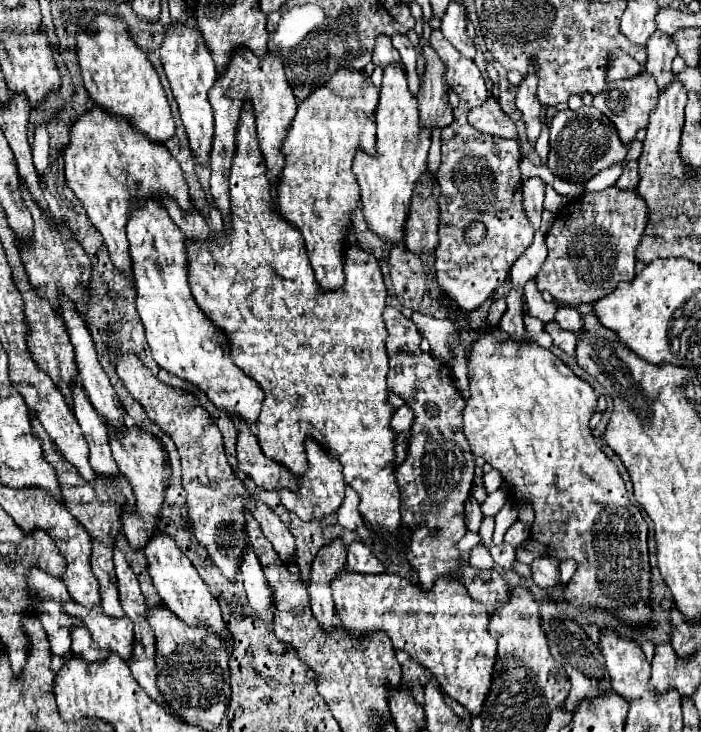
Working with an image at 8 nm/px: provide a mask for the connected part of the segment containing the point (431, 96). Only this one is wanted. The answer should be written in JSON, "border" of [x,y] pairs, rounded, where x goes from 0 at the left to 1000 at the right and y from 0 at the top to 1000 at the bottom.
{"border":[[[598,51],[598,61],[606,78],[606,100],[601,102],[601,119],[595,127],[598,160],[603,171],[632,176],[646,165],[646,149],[638,138],[635,86],[623,78],[623,70],[615,67],[603,51]]]}

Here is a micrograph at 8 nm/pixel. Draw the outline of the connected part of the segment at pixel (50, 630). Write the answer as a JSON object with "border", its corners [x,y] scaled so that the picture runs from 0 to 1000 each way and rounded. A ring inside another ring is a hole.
{"border":[[[41,777],[41,810],[47,810],[47,829],[56,835],[56,846],[67,862],[73,892],[90,895],[101,884],[101,857],[116,848],[93,840],[87,821],[101,821],[90,794],[58,783],[58,777]]]}

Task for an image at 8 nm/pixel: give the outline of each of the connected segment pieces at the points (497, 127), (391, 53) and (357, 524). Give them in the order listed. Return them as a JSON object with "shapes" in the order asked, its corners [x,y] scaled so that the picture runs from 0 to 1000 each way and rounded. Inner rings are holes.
{"shapes":[[[[698,133],[686,146],[672,149],[669,152],[669,168],[683,182],[738,190],[738,173],[726,163],[726,157],[715,149],[715,141],[709,133]]],[[[538,51],[535,56],[535,67],[532,67],[532,86],[552,92],[555,86],[566,86],[572,83],[566,67],[558,59],[558,51]]],[[[492,665],[492,684],[486,687],[486,695],[481,698],[481,712],[486,720],[506,725],[515,739],[521,739],[529,731],[529,723],[524,720],[521,709],[512,701],[512,679],[506,668]]]]}

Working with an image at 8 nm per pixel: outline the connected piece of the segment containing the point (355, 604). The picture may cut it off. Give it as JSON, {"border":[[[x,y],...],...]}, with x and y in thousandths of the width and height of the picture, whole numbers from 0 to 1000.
{"border":[[[492,775],[475,794],[475,818],[481,829],[481,840],[486,846],[486,857],[506,865],[506,867],[524,867],[529,862],[549,862],[563,887],[581,889],[592,903],[598,903],[606,914],[623,925],[629,933],[629,941],[635,949],[658,960],[672,977],[686,971],[686,963],[692,958],[692,949],[700,936],[700,919],[706,908],[706,895],[709,895],[709,876],[698,867],[695,854],[698,854],[698,839],[692,827],[675,821],[658,799],[652,788],[641,783],[641,788],[626,788],[618,802],[609,807],[583,791],[575,791],[569,786],[558,783],[541,783],[541,786],[524,786],[524,783],[504,783],[498,775]]]}

